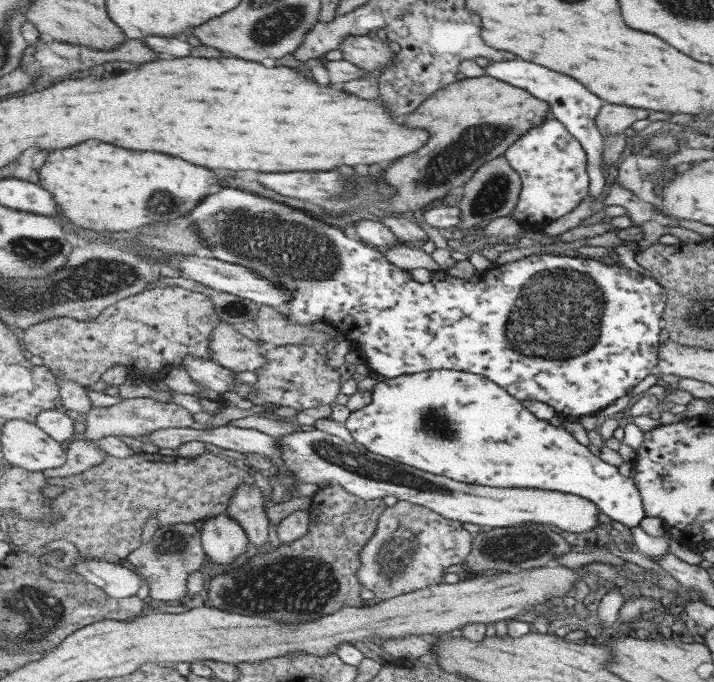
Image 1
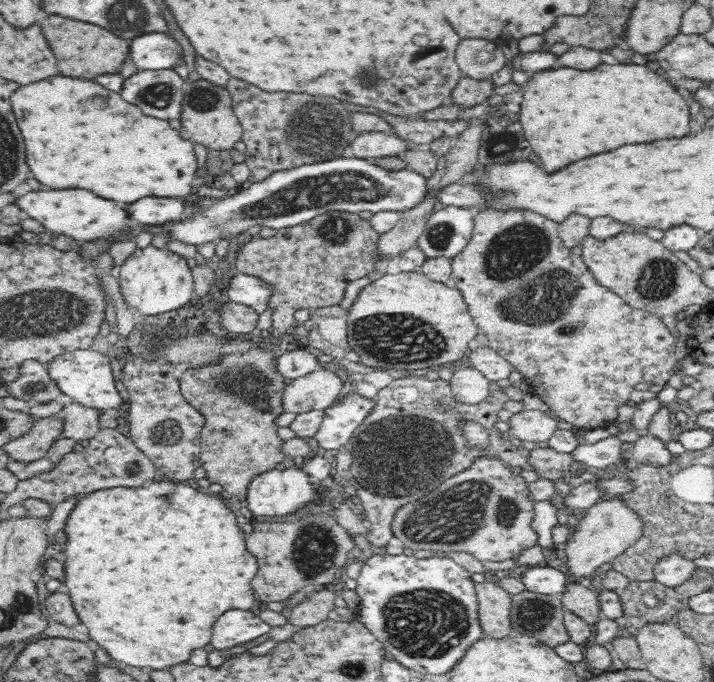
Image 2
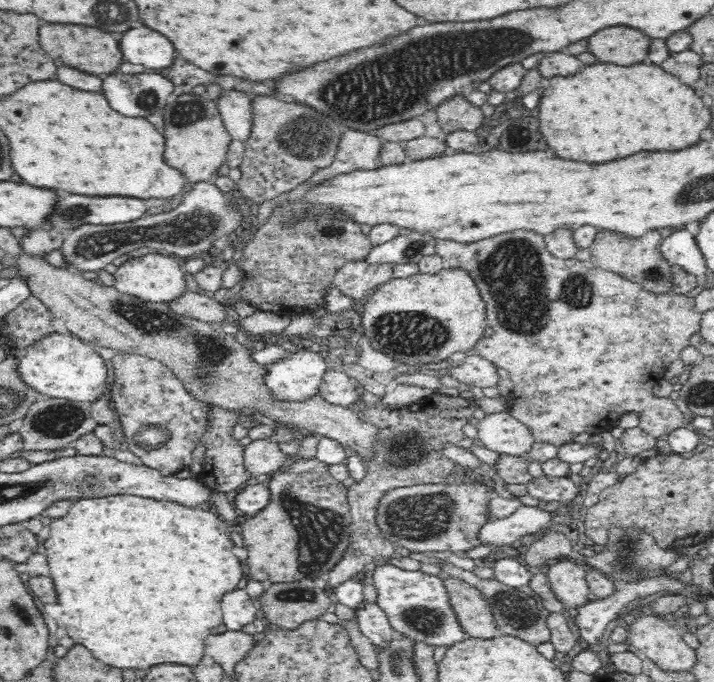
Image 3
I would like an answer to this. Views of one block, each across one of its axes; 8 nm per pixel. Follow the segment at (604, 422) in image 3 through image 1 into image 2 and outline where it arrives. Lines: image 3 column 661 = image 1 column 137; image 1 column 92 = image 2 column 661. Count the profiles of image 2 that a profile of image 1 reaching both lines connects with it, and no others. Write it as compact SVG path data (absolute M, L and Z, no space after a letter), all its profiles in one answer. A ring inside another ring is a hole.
M492 207L475 213L474 230L470 242L466 244L467 247L458 256L454 256L451 260L451 285L460 290L464 302L470 308L473 321L477 328L484 332L488 340L488 346L498 351L500 356L514 365L515 370L526 377L530 386L534 388L532 392L539 397L547 411L556 414L558 419L568 422L578 430L591 430L614 425L618 418L619 407L626 404L628 396L635 390L638 383L648 382L648 384L654 384L654 386L662 386L669 381L672 372L674 372L674 366L676 366L674 336L660 318L624 304L622 298L600 286L587 269L581 256L572 253L571 249L564 245L558 230L559 223L544 218L533 210L498 210Z

